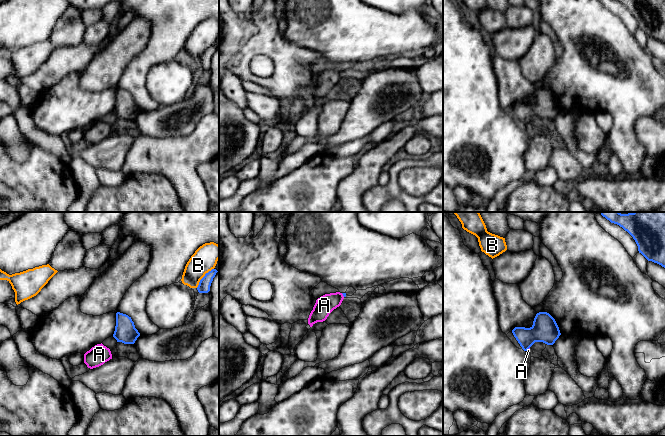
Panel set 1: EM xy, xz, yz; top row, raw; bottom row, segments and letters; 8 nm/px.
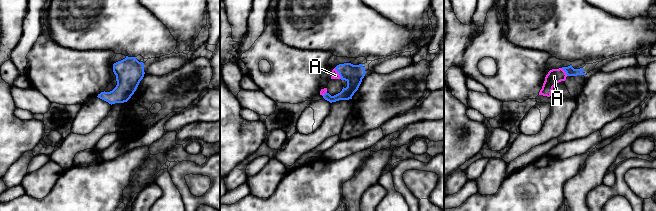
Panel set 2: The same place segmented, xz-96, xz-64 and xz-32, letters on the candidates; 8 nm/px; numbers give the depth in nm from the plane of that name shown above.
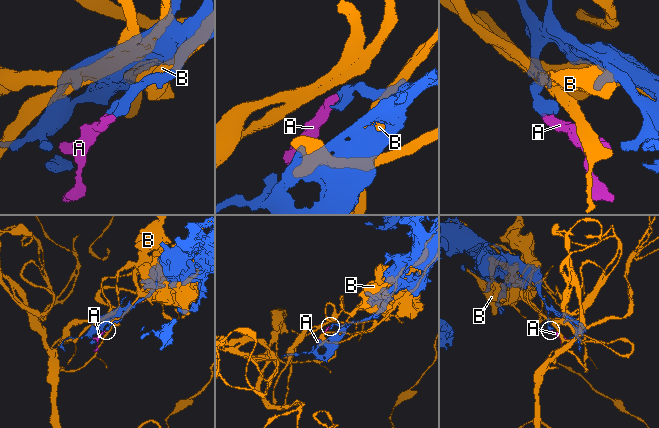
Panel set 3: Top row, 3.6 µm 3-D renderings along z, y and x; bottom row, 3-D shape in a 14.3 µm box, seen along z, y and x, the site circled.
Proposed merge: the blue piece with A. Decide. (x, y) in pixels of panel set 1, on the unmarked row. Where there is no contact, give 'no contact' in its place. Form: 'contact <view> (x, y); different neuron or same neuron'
contact xz (343, 71); same neuron

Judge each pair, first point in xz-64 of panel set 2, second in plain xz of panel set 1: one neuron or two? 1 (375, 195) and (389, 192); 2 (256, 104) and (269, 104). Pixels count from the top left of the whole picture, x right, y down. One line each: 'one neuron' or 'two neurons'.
1: one neuron
2: one neuron

